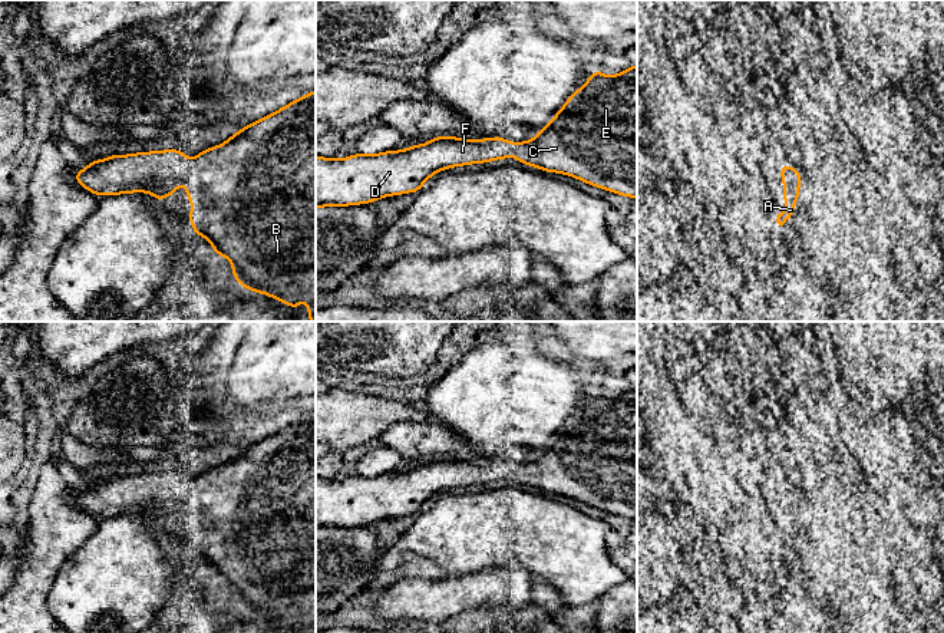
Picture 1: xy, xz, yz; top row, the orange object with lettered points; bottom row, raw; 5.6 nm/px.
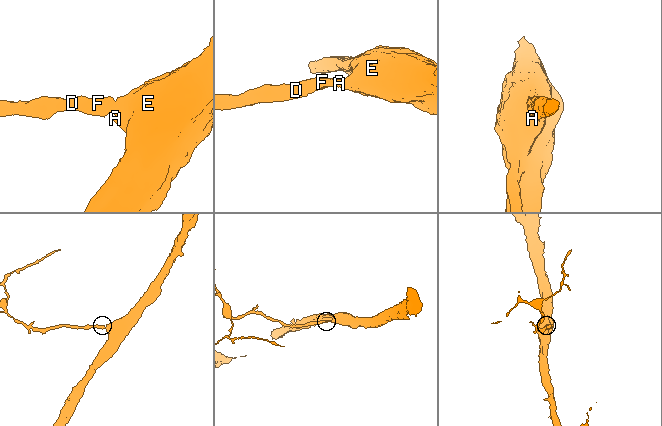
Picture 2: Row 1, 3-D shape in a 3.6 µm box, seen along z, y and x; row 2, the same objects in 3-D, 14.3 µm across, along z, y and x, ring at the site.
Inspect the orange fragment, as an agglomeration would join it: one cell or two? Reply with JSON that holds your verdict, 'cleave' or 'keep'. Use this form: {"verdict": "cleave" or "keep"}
{"verdict": "keep"}

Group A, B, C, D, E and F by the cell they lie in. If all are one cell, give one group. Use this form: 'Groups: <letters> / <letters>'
Groups: A B C D E F

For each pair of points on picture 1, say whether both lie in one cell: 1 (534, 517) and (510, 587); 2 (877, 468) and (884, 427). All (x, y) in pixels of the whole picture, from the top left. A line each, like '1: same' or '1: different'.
1: different
2: same

